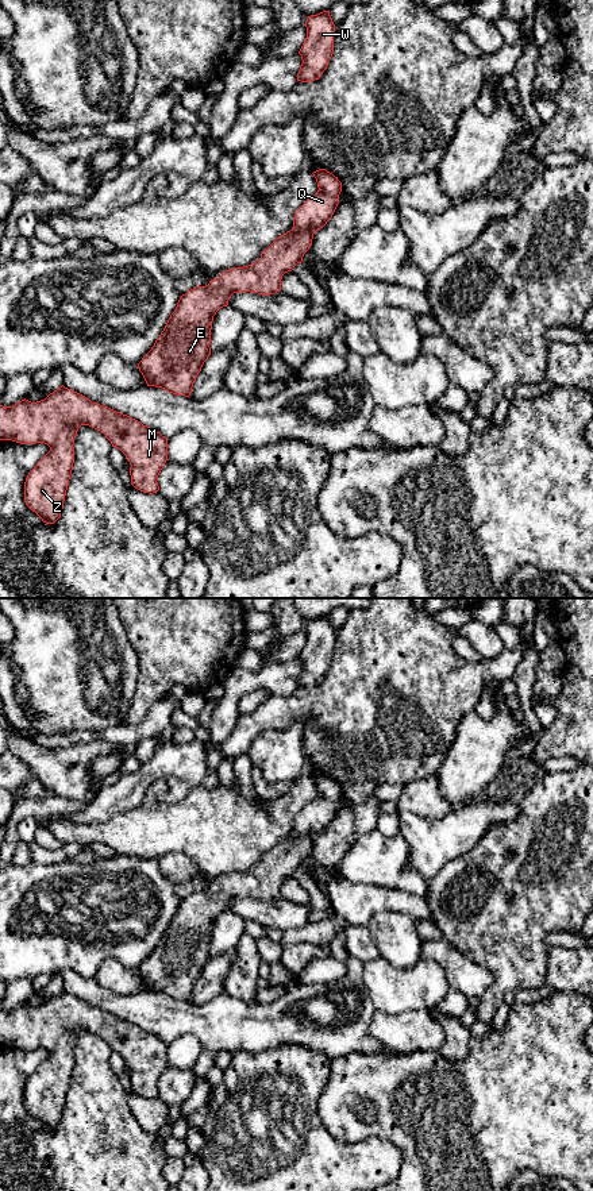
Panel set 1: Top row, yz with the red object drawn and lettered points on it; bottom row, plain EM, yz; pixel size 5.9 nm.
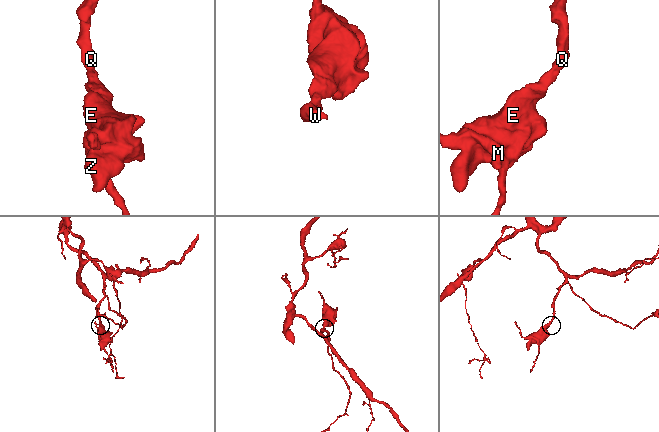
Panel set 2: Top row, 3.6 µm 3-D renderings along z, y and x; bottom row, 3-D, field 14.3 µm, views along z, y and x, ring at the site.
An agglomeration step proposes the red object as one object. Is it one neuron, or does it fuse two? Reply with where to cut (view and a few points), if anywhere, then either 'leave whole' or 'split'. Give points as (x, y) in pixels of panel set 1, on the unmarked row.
no cut | leave whole

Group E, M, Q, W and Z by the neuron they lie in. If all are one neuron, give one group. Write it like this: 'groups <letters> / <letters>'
groups E M Q W Z

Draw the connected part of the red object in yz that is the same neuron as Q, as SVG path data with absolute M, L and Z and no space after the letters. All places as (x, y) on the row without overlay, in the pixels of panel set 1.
M319 774L312 779L319 795L294 817L290 836L278 841L265 853L257 867L226 875L219 883L211 884L208 890L196 891L180 902L159 943L138 968L147 991L162 992L169 998L189 1002L204 967L211 960L211 934L216 917L228 910L234 898L250 897L267 901L281 895L282 880L303 867L304 859L312 851L313 839L327 829L339 809L342 787L338 782L326 774Z

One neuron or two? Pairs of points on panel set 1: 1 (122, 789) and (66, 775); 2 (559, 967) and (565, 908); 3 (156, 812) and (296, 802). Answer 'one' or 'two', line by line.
1: two
2: two
3: one

